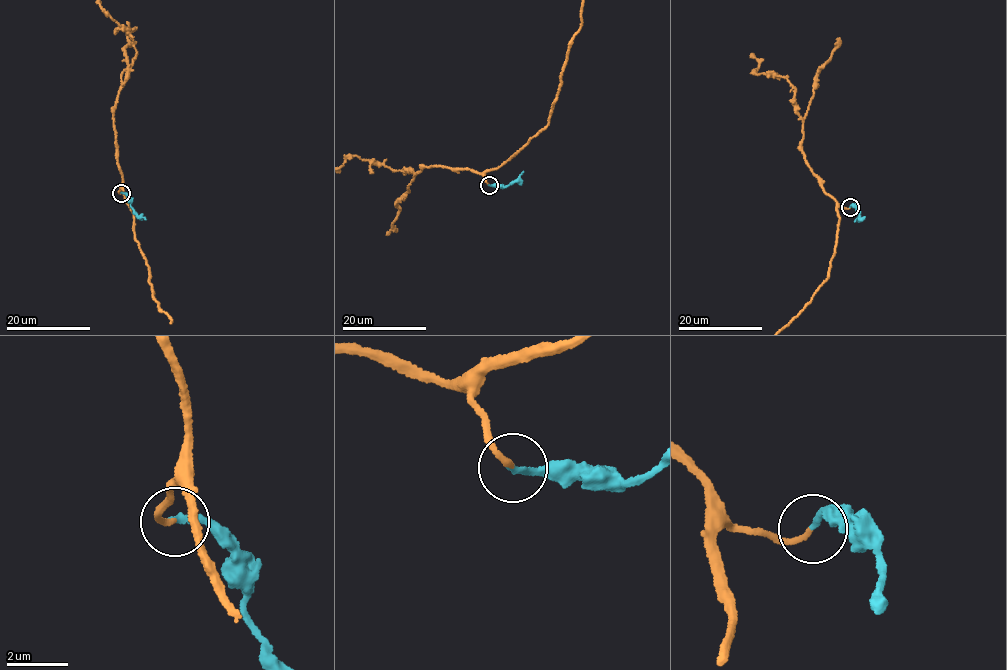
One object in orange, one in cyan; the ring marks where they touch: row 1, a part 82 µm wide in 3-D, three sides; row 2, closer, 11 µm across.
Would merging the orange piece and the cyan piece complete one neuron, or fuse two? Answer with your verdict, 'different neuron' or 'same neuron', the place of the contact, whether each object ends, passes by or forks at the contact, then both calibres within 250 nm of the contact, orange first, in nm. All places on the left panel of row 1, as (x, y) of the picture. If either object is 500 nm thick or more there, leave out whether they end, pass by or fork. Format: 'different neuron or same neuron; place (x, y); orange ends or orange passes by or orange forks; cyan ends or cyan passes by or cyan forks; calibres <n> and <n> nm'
same neuron; place (121, 193); orange ends; cyan ends; calibres 160 and 190 nm

